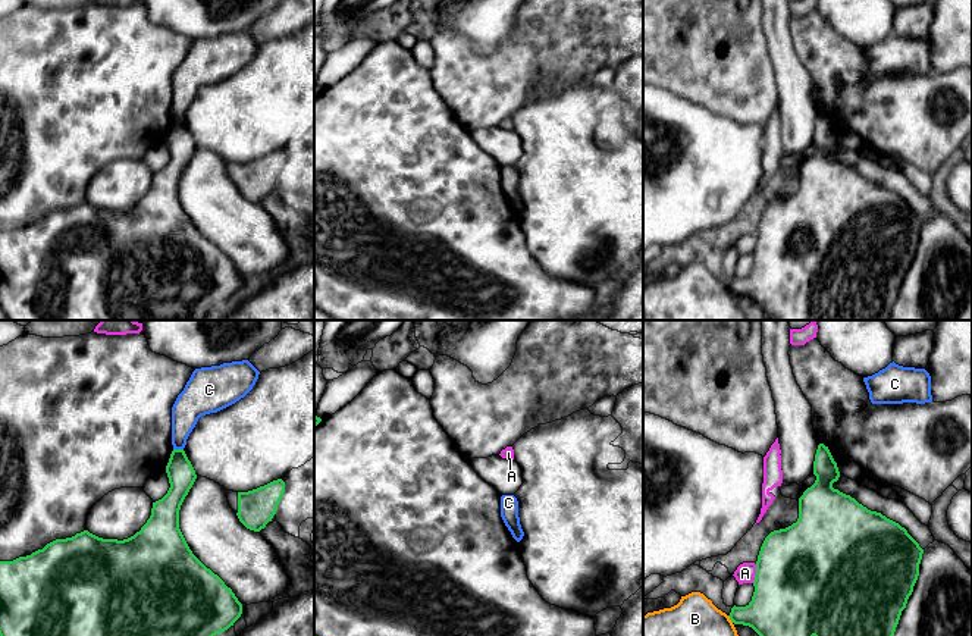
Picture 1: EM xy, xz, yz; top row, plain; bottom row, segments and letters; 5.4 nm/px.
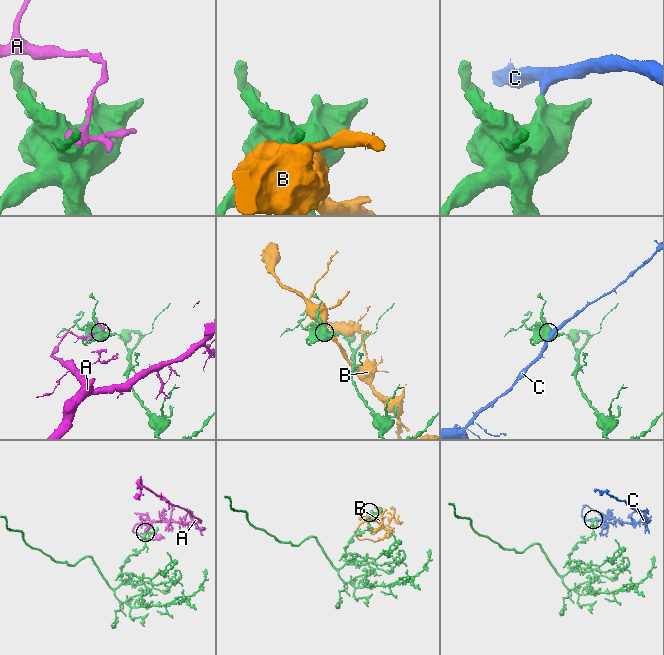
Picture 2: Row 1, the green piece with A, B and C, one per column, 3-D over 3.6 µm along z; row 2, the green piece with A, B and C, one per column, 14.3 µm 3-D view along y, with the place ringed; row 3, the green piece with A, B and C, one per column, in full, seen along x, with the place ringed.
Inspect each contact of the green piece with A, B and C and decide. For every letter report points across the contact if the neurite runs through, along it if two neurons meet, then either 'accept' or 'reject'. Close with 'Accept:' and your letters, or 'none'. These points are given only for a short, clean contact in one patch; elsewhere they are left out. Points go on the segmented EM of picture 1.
A: reject
B: reject
C: border along xy (173, 448), (182, 450); reject
Accept: none

